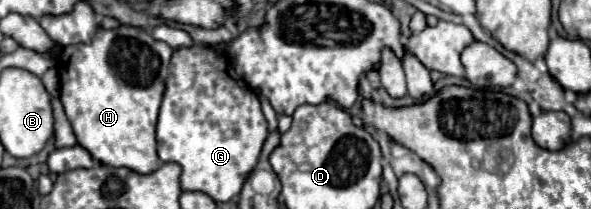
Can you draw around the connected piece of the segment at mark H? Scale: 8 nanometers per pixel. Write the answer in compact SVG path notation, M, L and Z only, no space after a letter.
M119 26L113 30L99 28L91 44L65 46L59 54L59 80L61 80L61 102L65 114L73 126L77 142L91 152L93 158L107 166L125 166L139 174L149 174L161 164L155 146L155 124L159 104L165 90L167 66L173 50L169 44L155 40L149 32L133 26Z

